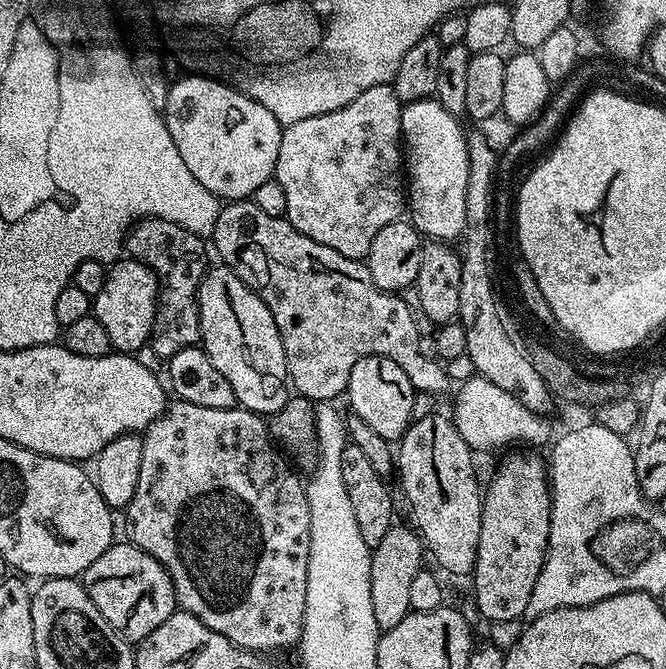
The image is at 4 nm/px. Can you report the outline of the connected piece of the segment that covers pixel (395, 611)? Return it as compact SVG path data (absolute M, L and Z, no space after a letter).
M400 522L393 523L390 530L386 530L386 538L378 542L378 546L372 549L372 561L370 562L370 602L374 605L374 622L378 622L380 629L393 628L406 618L406 614L412 611L410 606L410 585L414 574L422 570L420 564L426 560L426 549L423 539L418 535L415 527L403 528Z

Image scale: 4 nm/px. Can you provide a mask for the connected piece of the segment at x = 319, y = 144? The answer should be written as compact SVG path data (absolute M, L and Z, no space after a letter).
M379 84L370 86L354 102L342 106L342 110L330 110L330 114L318 114L314 118L302 118L302 122L294 122L284 128L282 134L282 146L278 146L278 162L274 179L282 186L286 192L286 210L284 216L306 238L314 238L314 242L322 242L322 246L330 246L330 250L338 250L351 260L363 261L370 250L370 242L374 242L374 234L382 230L382 226L390 226L390 222L401 219L406 212L406 176L402 171L402 137L400 135L400 110L402 102L396 97L396 92L391 84Z

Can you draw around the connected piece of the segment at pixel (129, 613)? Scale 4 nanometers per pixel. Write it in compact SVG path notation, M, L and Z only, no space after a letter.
M131 542L113 543L98 562L84 571L82 583L102 618L106 618L112 629L129 642L144 640L150 630L162 626L162 622L166 622L166 618L178 608L170 574L154 557Z

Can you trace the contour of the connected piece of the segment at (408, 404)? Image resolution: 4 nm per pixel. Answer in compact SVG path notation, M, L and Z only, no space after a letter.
M367 356L354 362L354 370L350 370L346 399L354 415L362 418L370 430L375 430L386 441L396 442L413 421L416 393L410 378L402 374L402 366L398 366L398 362L385 356Z

